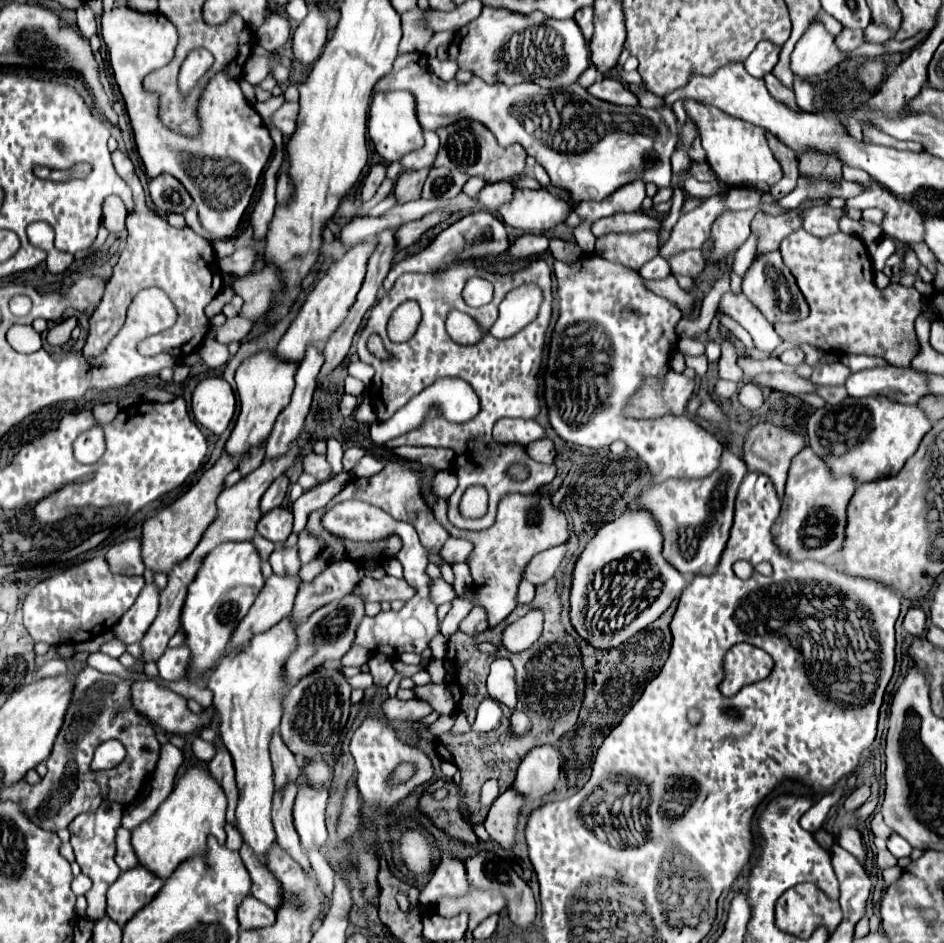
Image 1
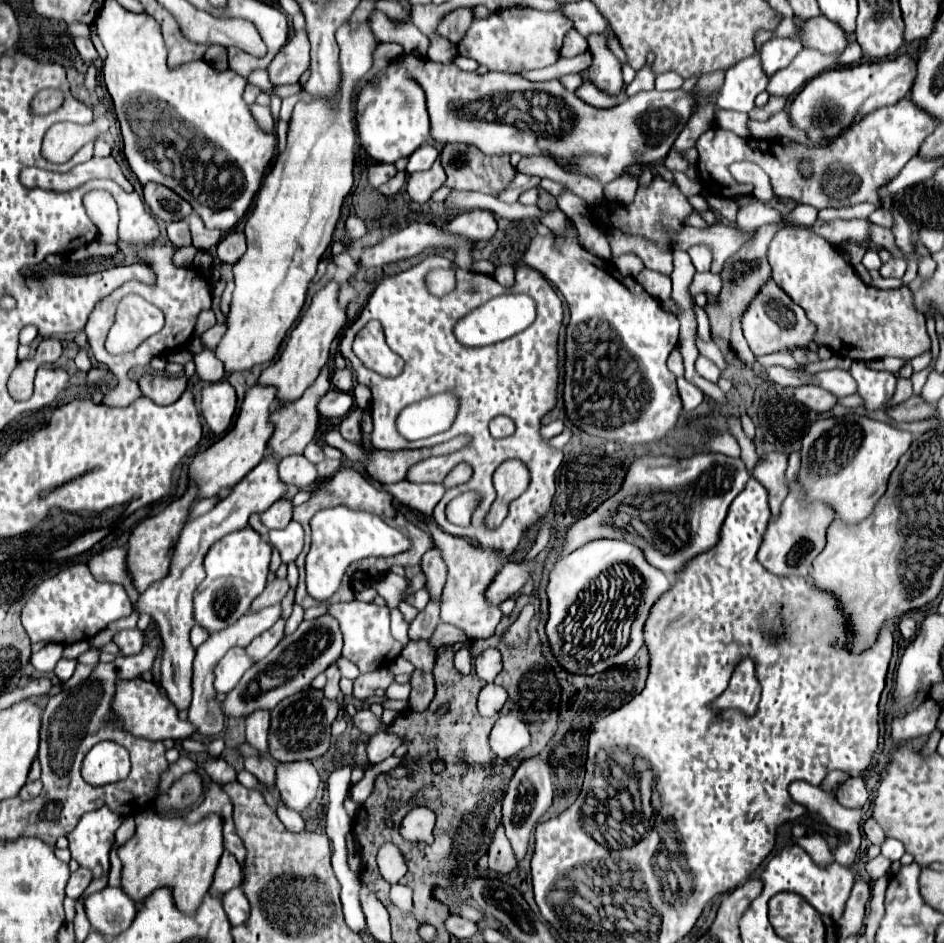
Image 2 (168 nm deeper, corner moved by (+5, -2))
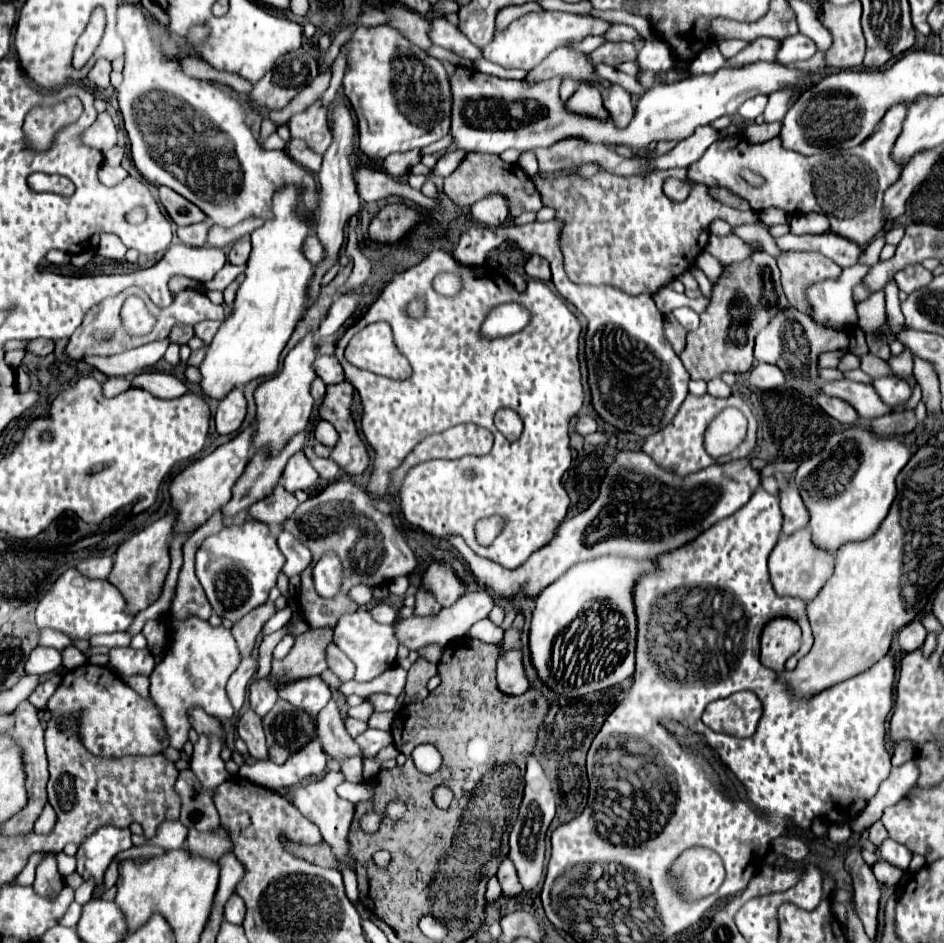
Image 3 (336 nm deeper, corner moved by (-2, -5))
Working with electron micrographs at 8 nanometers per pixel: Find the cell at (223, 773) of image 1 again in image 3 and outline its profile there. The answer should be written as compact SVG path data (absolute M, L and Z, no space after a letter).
M218 826L210 832L188 832L186 848L190 852L198 852L202 856L210 856L212 860L222 858L224 854L232 852L232 840L224 826Z

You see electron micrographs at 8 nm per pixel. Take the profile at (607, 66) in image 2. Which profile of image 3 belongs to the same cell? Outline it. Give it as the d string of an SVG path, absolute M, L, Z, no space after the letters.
M612 84L612 86L604 86L600 88L600 94L602 94L602 100L604 100L604 106L606 110L610 112L610 116L614 118L614 122L618 126L626 126L634 114L634 106L632 106L632 96L626 88L618 86L618 84Z

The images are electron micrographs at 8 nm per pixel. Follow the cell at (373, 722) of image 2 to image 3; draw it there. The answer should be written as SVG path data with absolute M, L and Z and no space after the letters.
M346 718L344 722L346 722L346 730L350 732L350 736L352 736L352 738L356 738L358 734L362 734L362 732L366 732L366 730L368 730L368 724L366 724L366 722L362 722L362 720Z

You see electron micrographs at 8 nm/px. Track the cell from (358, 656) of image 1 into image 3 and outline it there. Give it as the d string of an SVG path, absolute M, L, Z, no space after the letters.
M334 698L318 714L318 736L320 736L324 752L330 754L334 760L348 758L348 756L360 756L360 748L354 742L354 738L346 732L342 714Z

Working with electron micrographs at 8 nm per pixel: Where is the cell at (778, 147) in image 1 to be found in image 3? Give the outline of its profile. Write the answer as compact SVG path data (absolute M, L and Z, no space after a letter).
M750 122L748 130L746 130L746 138L750 142L764 142L764 140L770 140L770 138L774 138L778 134L780 134L780 122L774 122L774 124Z

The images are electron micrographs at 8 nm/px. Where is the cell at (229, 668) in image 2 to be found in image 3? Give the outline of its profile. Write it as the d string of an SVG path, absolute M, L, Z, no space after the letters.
M166 616L164 620L168 628L168 646L164 648L162 660L150 674L150 696L162 710L162 718L170 736L170 746L183 750L190 730L186 712L192 706L202 706L208 714L220 720L228 720L234 714L234 708L226 696L226 684L230 674L240 664L240 652L230 630L222 626L214 628L206 620L200 620L196 616L180 622Z

